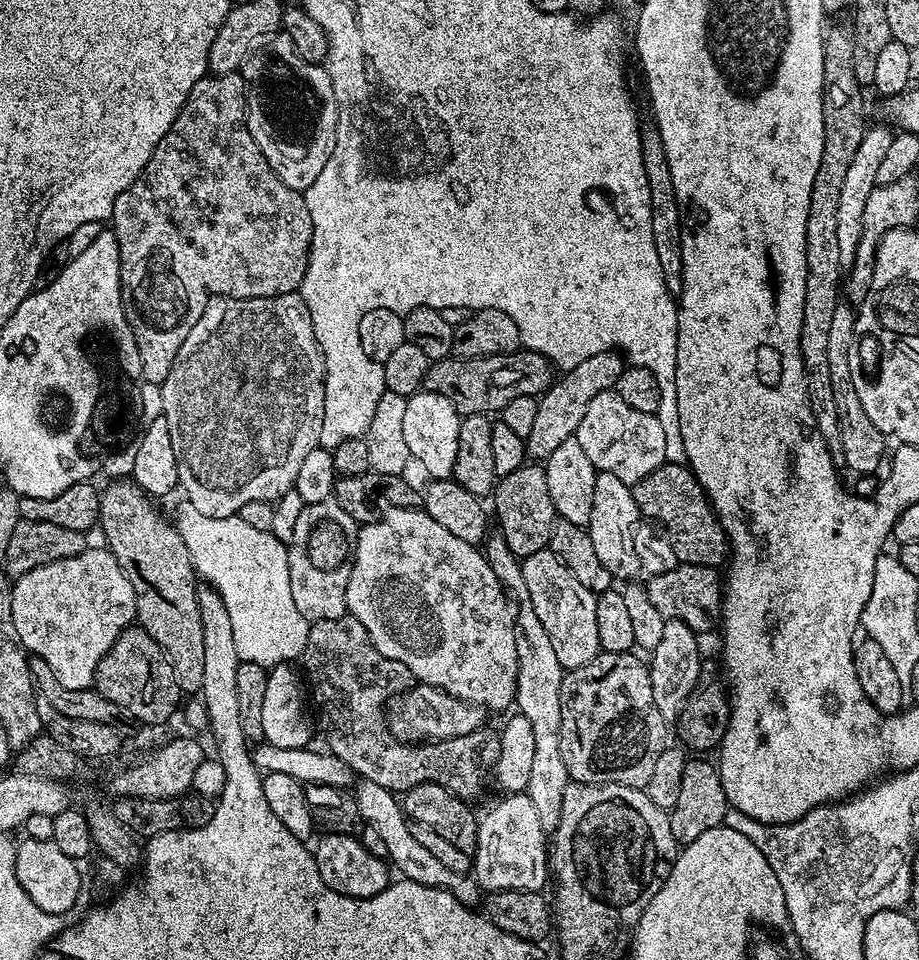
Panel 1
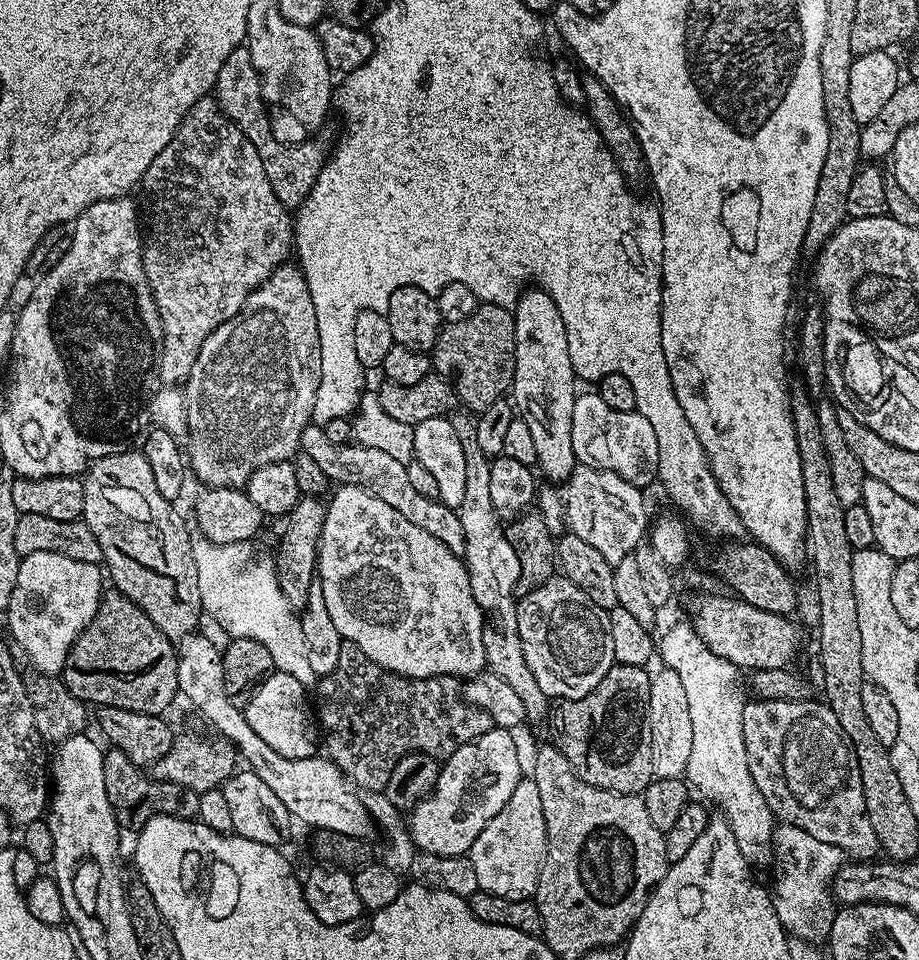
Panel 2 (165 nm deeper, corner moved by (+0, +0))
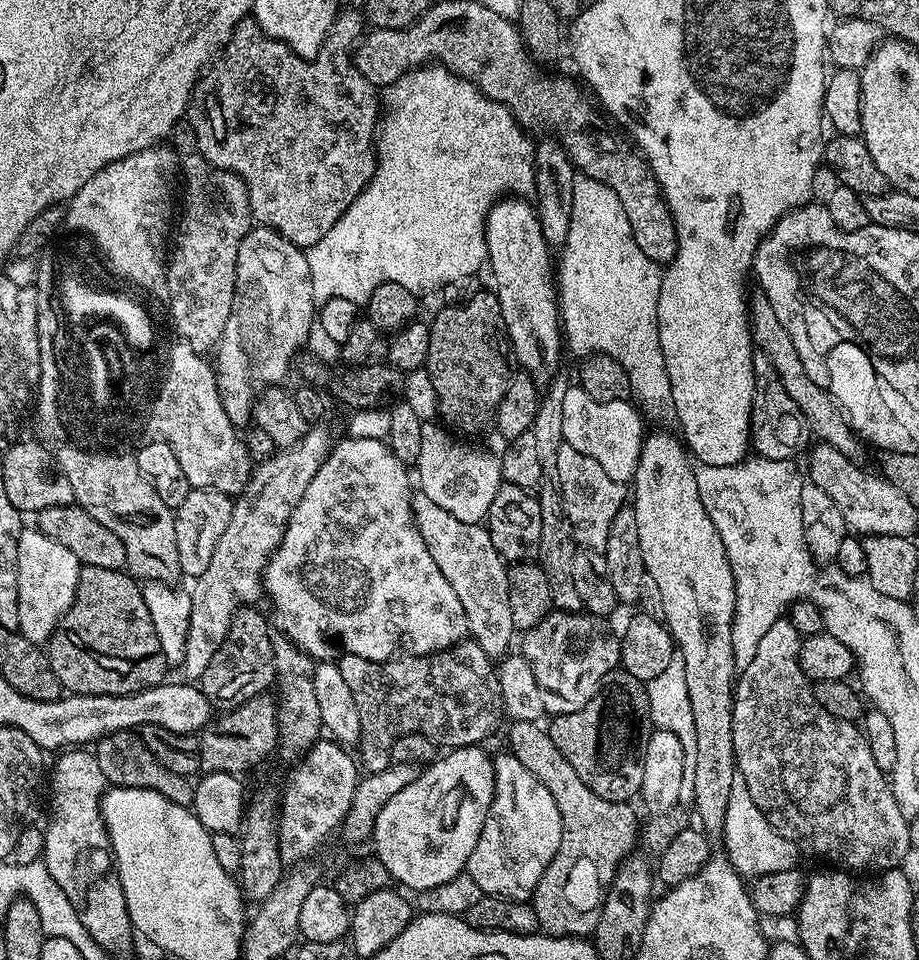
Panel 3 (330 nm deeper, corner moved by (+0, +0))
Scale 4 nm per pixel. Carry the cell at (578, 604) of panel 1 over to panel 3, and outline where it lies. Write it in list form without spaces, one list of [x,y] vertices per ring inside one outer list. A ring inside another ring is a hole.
[[[553,610],[543,616],[534,627],[523,633],[524,641],[518,648],[534,672],[534,682],[542,689],[542,706],[552,716],[582,710],[620,663],[620,646],[617,637],[598,616],[583,611]]]

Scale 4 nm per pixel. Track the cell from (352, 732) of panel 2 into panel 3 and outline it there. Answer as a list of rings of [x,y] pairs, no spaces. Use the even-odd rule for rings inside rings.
[[[471,638],[461,640],[453,648],[447,648],[441,652],[431,652],[429,656],[409,656],[404,654],[399,658],[393,658],[383,662],[379,660],[367,660],[366,658],[358,658],[357,656],[349,656],[347,654],[341,655],[341,657],[339,657],[338,663],[342,670],[342,678],[345,680],[346,686],[350,686],[350,694],[354,698],[354,706],[358,706],[358,722],[360,723],[360,743],[358,745],[360,756],[358,755],[358,760],[365,773],[377,772],[378,770],[386,770],[388,768],[392,758],[392,747],[394,746],[394,742],[398,742],[400,736],[417,732],[426,738],[430,738],[444,750],[470,748],[483,745],[485,743],[483,740],[499,726],[500,720],[503,721],[505,719],[500,678],[497,669],[494,667],[493,657],[487,656],[482,650],[482,646],[478,646],[476,641]]]

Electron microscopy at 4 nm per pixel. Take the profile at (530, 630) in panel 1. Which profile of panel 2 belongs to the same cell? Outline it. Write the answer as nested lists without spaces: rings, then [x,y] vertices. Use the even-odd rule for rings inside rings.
[[[464,410],[457,411],[451,417],[458,442],[462,442],[462,454],[466,454],[468,471],[466,498],[462,498],[458,509],[462,530],[466,534],[462,559],[468,566],[470,590],[474,590],[474,598],[486,617],[482,642],[487,667],[498,674],[498,678],[506,678],[506,683],[518,693],[518,698],[522,698],[528,720],[534,722],[549,715],[550,697],[542,694],[542,686],[534,682],[534,674],[530,674],[530,666],[526,666],[526,658],[522,654],[516,617],[516,583],[520,577],[520,563],[518,554],[514,554],[514,546],[510,546],[508,541],[505,525],[494,510],[494,501],[490,499],[490,457],[482,454],[482,446],[478,446],[476,421],[475,415]]]

